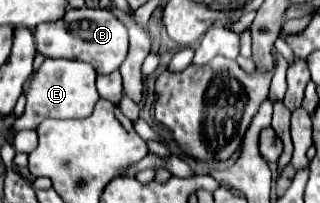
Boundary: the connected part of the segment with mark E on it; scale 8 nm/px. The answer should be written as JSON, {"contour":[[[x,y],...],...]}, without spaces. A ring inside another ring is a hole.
{"contour":[[[46,58],[40,70],[32,74],[30,88],[26,90],[26,110],[16,120],[18,130],[34,130],[46,118],[86,118],[92,114],[94,104],[100,95],[96,88],[97,72],[86,62],[72,60],[54,60]]]}

